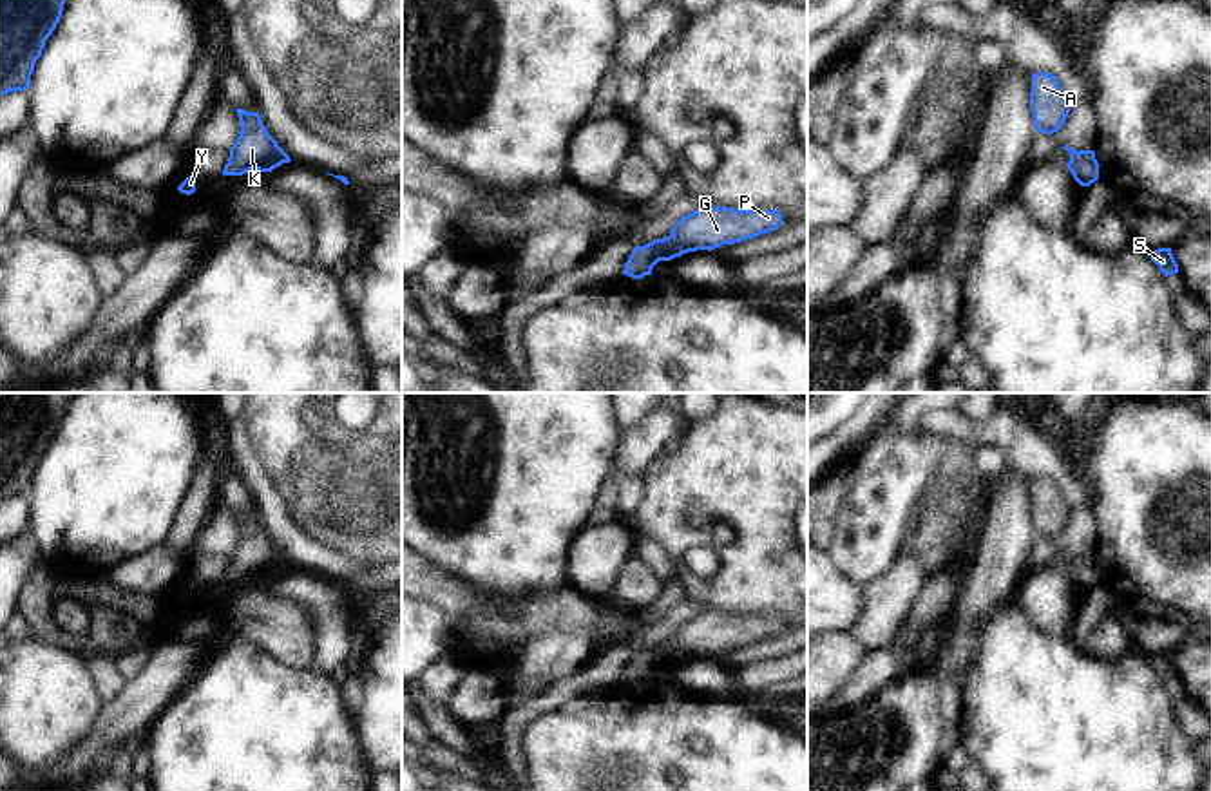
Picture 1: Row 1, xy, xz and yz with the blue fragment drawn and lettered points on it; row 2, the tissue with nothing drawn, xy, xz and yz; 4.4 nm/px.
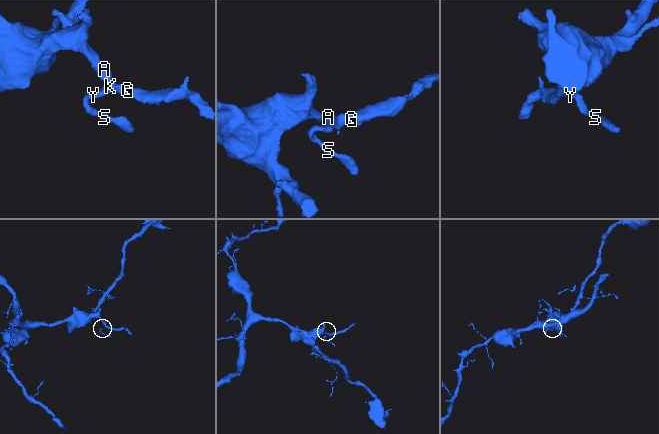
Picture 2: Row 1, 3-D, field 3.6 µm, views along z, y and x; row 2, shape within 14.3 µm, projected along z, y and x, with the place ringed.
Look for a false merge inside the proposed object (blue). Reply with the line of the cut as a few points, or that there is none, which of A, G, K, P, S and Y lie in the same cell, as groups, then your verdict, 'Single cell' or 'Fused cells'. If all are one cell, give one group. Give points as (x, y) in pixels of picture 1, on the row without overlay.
No split. Groups: A G K P S Y. Single cell.

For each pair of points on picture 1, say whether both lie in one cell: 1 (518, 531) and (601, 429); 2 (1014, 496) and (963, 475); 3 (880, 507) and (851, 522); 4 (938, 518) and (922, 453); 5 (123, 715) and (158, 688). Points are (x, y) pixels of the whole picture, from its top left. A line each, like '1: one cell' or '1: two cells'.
1: one cell
2: two cells
3: one cell
4: two cells
5: one cell

